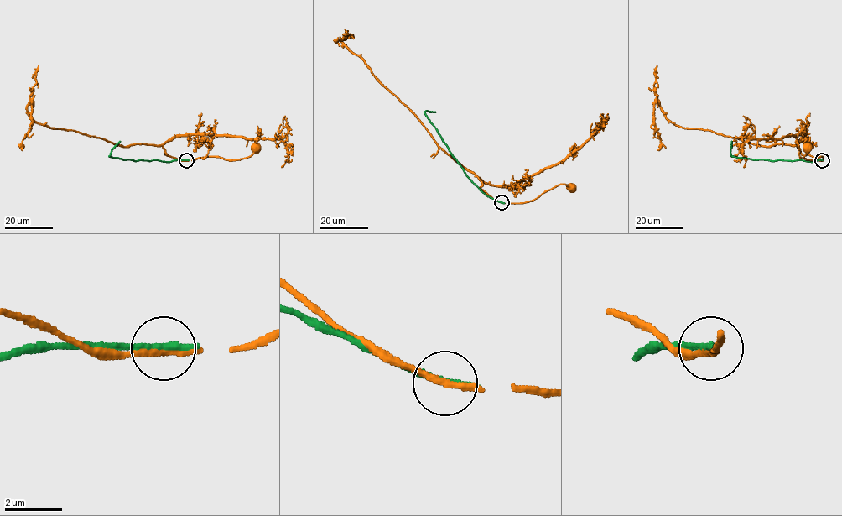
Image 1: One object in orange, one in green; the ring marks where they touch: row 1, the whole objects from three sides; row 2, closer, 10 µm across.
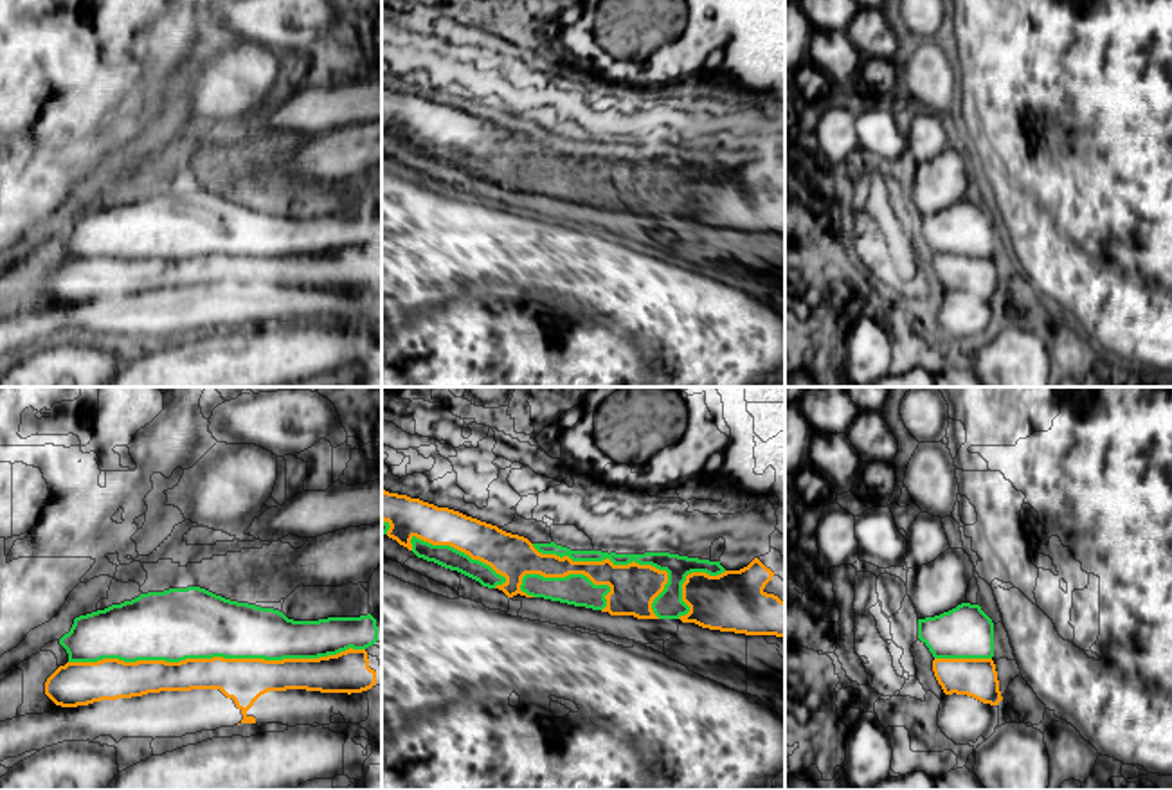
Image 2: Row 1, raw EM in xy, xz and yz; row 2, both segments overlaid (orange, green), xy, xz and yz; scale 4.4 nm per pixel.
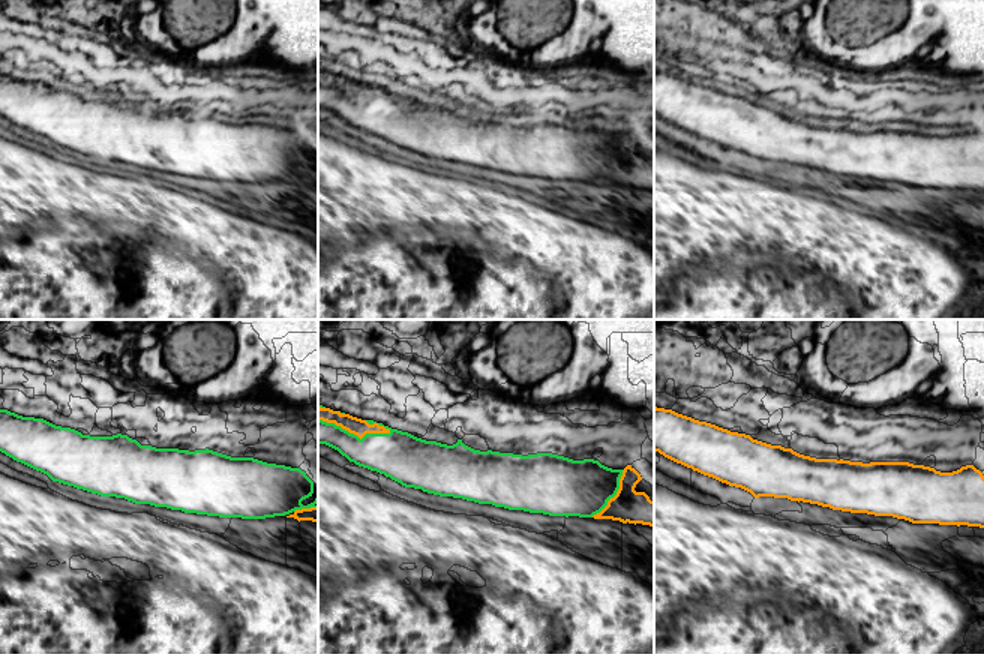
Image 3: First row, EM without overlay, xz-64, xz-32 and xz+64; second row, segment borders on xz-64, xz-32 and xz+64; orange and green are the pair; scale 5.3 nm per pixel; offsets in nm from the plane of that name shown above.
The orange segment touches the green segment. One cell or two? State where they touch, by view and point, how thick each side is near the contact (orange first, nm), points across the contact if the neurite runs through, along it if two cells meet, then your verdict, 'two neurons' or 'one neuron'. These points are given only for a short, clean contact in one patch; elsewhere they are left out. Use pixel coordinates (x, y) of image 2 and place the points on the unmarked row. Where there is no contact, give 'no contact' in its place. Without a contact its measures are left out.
meets orange in xy at (216, 254); 200 nm thick on the orange side, 320 nm on the other; two neurons

